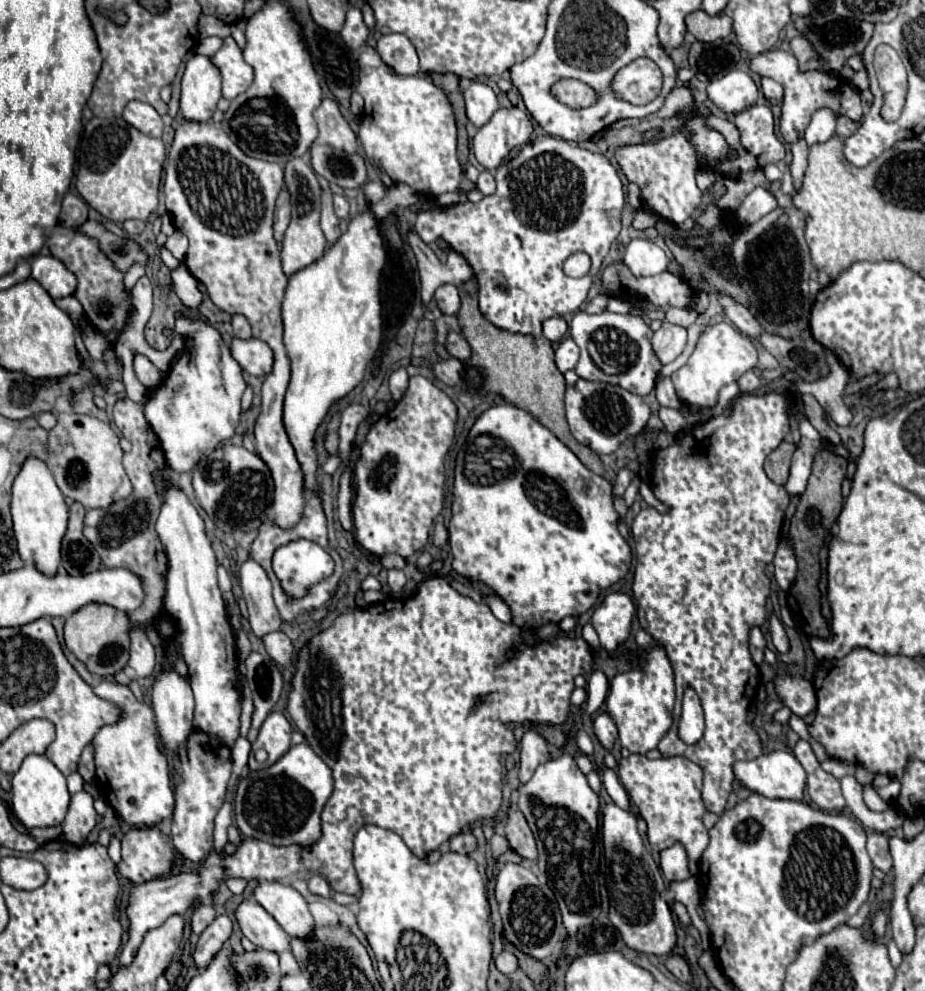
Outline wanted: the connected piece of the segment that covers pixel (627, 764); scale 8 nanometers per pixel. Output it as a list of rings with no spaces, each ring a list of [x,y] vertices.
[[[630,754],[618,762],[618,778],[632,804],[648,822],[648,840],[652,850],[662,852],[674,844],[682,844],[688,854],[690,872],[696,876],[700,856],[708,846],[708,830],[702,824],[706,812],[702,802],[702,770],[680,756],[650,760],[642,754]]]

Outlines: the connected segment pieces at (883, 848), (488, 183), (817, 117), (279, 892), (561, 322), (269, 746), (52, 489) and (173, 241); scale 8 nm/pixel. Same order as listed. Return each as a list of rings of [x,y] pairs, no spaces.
[[[868,832],[868,854],[874,862],[876,868],[888,872],[890,870],[890,850],[888,850],[888,836],[886,834],[878,834],[878,832]]]
[[[488,170],[480,172],[480,178],[478,178],[476,186],[478,186],[478,190],[480,190],[484,196],[490,196],[490,194],[494,194],[494,192],[496,192],[496,182],[494,182],[494,176],[492,176]]]
[[[818,110],[812,116],[812,122],[810,122],[810,126],[806,128],[806,134],[804,134],[808,148],[812,144],[820,144],[820,142],[826,142],[828,138],[832,138],[834,128],[836,128],[834,114],[830,110]]]
[[[262,882],[256,888],[254,898],[292,938],[308,940],[314,934],[314,918],[308,904],[292,886],[284,886],[280,882]]]
[[[552,316],[552,318],[544,320],[542,334],[550,342],[560,342],[568,334],[568,324],[566,324],[566,320],[562,316]]]
[[[270,712],[260,728],[256,742],[252,744],[252,752],[258,748],[264,748],[268,752],[268,760],[264,764],[258,764],[250,756],[250,762],[254,762],[250,770],[262,770],[272,766],[278,758],[282,758],[290,750],[290,738],[292,738],[292,726],[286,720],[286,716],[280,712]]]
[[[28,458],[14,480],[12,486],[12,520],[14,520],[14,536],[18,540],[20,558],[32,560],[34,566],[46,574],[54,576],[60,566],[60,542],[66,534],[68,524],[68,506],[64,496],[60,494],[52,472],[38,458]]]
[[[176,230],[172,236],[168,236],[168,240],[166,240],[164,246],[166,246],[178,260],[184,260],[186,250],[188,250],[188,238]]]

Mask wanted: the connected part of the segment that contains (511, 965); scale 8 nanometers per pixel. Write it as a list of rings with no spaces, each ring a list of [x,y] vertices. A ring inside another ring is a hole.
[[[502,952],[502,954],[498,954],[498,958],[496,958],[496,968],[502,972],[502,974],[512,974],[512,972],[516,972],[520,966],[518,966],[518,958],[512,954],[512,952]]]

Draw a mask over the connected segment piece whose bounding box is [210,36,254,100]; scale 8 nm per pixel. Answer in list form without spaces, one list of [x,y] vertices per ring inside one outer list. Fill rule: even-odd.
[[[232,36],[224,38],[222,48],[210,58],[212,64],[222,74],[222,96],[234,100],[238,94],[246,92],[254,80],[254,70],[244,62],[242,50]]]

